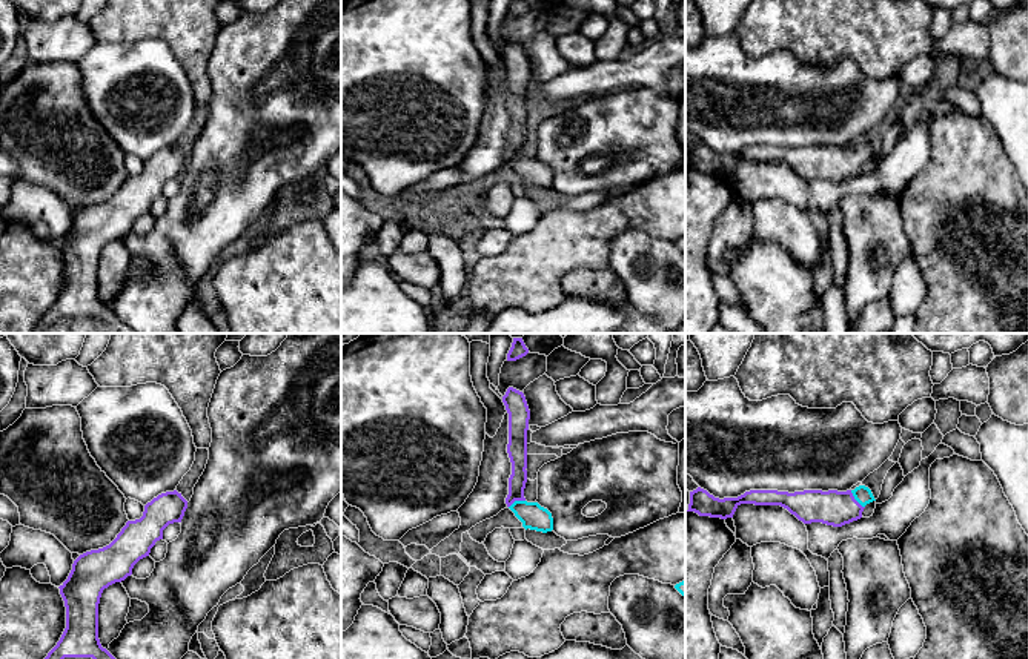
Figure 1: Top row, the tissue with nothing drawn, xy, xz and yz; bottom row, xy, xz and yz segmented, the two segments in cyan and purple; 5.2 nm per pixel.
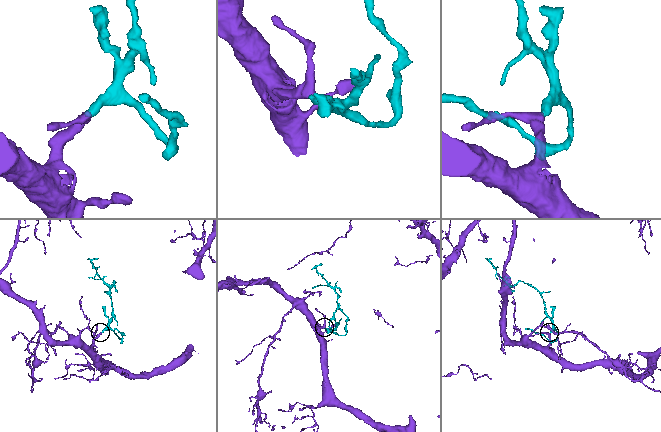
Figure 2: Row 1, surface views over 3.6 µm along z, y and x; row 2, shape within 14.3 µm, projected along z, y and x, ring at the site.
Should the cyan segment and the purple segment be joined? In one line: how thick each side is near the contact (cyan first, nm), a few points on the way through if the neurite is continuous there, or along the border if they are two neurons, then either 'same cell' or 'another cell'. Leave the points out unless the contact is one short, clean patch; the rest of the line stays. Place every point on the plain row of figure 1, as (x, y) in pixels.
90/180 nm | across yz (862, 151), (856, 155), (845, 163), (832, 163) | same cell

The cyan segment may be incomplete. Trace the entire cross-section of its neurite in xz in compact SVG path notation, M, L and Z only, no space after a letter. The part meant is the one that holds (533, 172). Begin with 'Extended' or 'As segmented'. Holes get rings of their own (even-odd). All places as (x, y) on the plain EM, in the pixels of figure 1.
Extended. M509 43L502 52L502 58L509 69L509 100L507 109L512 118L512 131L509 134L507 163L522 178L527 186L552 187L552 169L538 158L527 158L524 144L527 138L527 86L530 66L522 48Z

